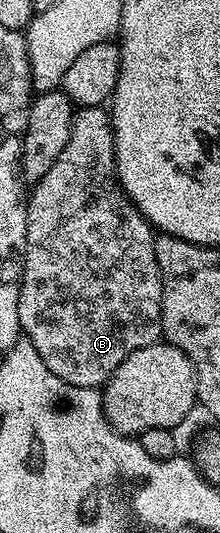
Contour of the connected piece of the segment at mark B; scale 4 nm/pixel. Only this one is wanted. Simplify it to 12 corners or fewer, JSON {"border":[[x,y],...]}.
{"border":[[86,105],[28,194],[21,332],[97,389],[161,336],[155,230]]}

